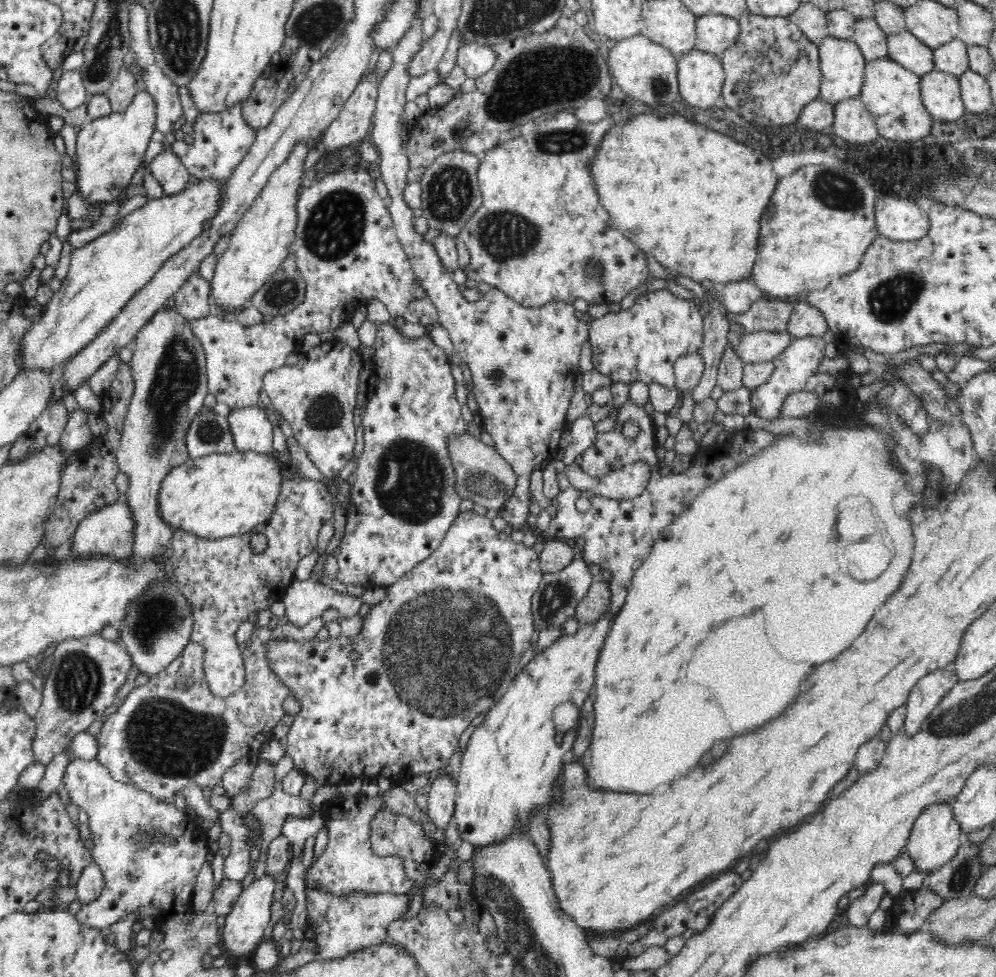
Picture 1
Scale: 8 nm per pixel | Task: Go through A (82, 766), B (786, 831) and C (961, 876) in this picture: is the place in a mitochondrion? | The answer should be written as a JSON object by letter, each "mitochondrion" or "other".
{"A":"other","B":"other","C":"mitochondrion"}

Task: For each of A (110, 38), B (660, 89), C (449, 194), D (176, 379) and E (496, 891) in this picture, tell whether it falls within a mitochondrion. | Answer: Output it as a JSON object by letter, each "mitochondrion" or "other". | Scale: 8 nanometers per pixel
{"A":"mitochondrion","B":"mitochondrion","C":"mitochondrion","D":"mitochondrion","E":"mitochondrion"}

